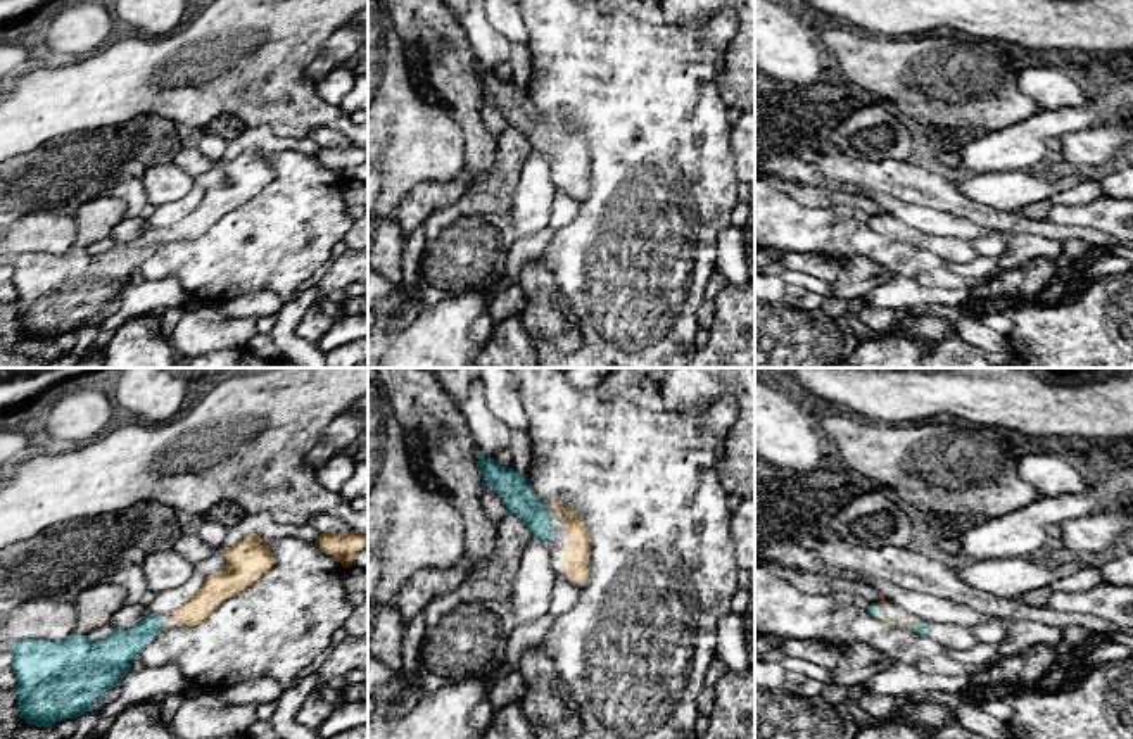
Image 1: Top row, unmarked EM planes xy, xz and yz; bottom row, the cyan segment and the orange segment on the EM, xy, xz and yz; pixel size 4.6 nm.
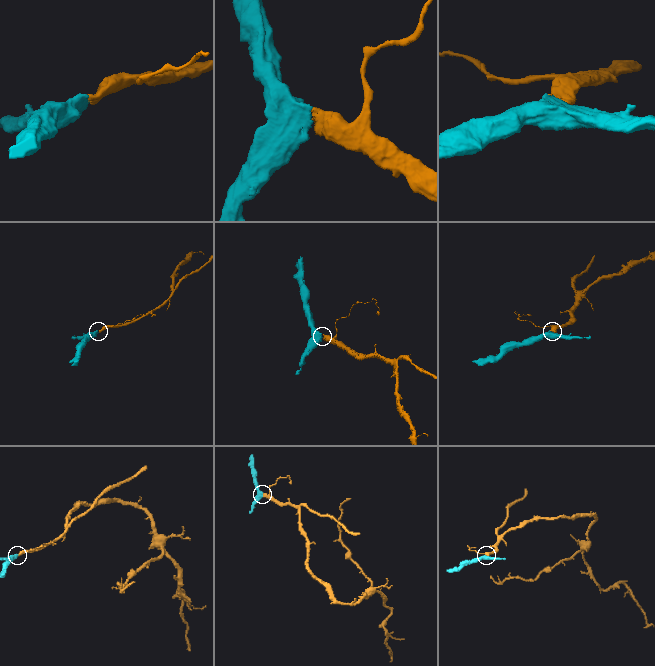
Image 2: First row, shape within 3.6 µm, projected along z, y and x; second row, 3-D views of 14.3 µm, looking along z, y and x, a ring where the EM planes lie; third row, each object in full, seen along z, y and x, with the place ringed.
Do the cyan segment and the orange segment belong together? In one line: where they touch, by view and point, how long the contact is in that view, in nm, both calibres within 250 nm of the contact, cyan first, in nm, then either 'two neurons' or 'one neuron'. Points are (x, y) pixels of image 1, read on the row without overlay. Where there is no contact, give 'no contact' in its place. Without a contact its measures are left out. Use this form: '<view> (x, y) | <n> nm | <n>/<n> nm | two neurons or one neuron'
yz (876, 220) | 50 nm | 50/30 nm | one neuron

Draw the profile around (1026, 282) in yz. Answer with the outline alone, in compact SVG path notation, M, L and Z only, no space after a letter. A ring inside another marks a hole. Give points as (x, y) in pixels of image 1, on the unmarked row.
M1040 257L1022 264L1021 268L1002 271L991 280L972 287L962 309L969 311L974 304L995 299L1036 300L1036 295L1050 281L1054 268L1055 261Z

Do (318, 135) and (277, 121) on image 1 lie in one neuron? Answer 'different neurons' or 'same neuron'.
different neurons

